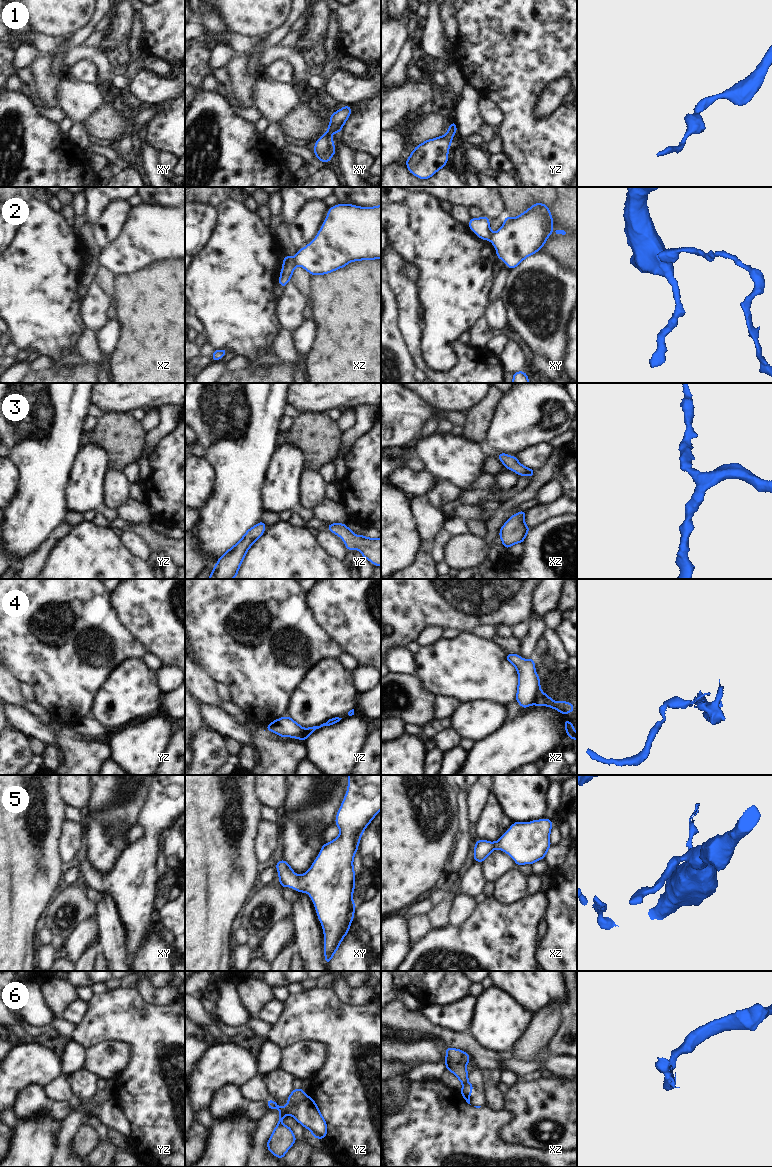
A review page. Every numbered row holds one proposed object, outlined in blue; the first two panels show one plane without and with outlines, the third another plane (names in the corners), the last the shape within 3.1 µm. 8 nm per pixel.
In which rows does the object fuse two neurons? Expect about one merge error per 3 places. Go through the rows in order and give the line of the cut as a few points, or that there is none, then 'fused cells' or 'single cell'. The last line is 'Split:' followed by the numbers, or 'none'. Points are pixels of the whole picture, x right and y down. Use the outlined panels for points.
1: no cut | single cell
2: xz (293, 258), (296, 264) | fused cells
3: no cut | single cell
4: xz (539, 685), (535, 699), (530, 704) | fused cells
5: no cut | single cell
6: yz (305, 1095), (294, 1105) | fused cells
Split: 2, 4, 6

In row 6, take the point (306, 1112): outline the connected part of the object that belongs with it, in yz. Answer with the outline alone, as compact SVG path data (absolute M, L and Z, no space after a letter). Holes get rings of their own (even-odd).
M305 1096L299 1103L280 1110L278 1120L283 1115L291 1115L294 1117L304 1128L309 1129L315 1138L324 1139L327 1134L326 1120L310 1096Z

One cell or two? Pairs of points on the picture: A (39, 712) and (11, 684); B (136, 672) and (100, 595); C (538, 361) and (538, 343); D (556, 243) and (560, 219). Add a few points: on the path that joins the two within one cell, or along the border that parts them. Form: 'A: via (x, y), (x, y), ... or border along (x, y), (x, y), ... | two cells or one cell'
A: via (31, 705), (24, 702), (14, 692) | one cell
B: border along (142, 657), (127, 658), (110, 672) | two cells
C: border along (533, 352), (538, 354) | two cells
D: via (554, 237), (554, 228), (557, 225) | one cell

